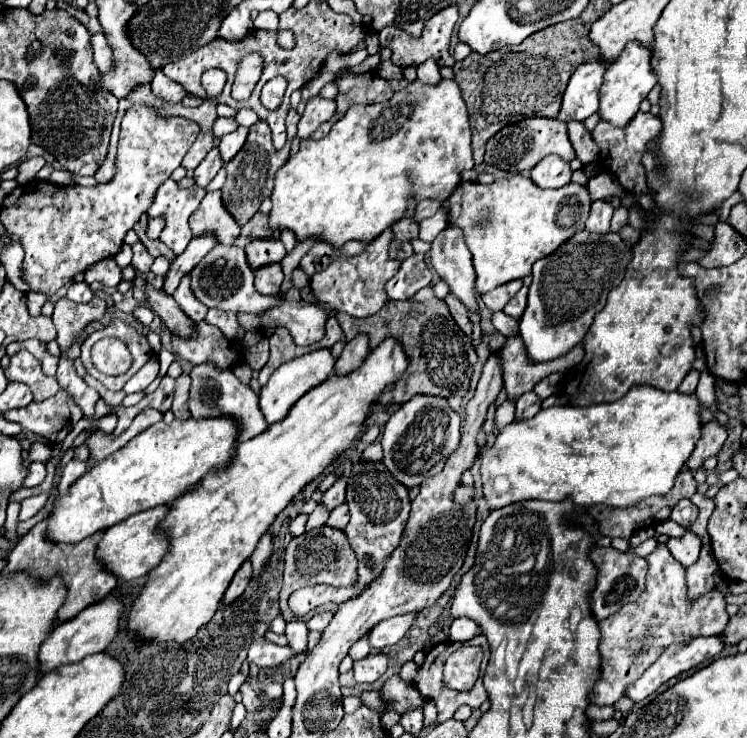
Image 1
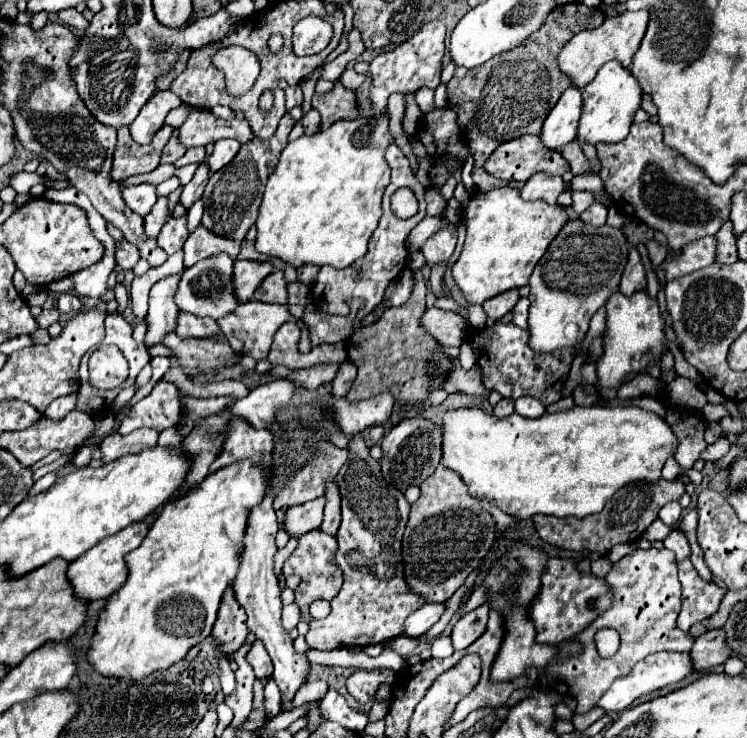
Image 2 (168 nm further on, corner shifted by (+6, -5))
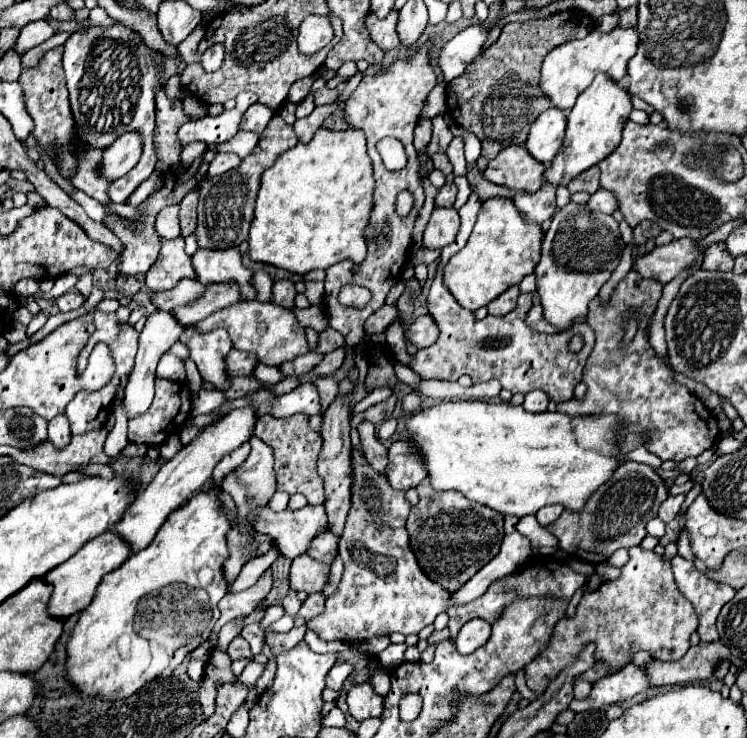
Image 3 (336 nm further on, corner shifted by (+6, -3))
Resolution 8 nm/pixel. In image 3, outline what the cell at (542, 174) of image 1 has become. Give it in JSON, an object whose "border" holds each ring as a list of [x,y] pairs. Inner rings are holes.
{"border":[[[543,185],[537,193],[517,193],[513,203],[527,223],[541,225],[555,213],[555,189],[551,185]]]}

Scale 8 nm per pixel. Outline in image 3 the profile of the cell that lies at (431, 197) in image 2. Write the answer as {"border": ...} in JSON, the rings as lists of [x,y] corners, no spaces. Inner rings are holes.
{"border":[[[445,185],[445,187],[439,189],[439,195],[435,199],[435,205],[437,207],[453,207],[455,195],[457,195],[457,187],[455,185]]]}

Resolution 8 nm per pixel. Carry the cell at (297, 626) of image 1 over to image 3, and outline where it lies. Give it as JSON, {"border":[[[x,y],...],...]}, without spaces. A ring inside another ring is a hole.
{"border":[[[289,589],[287,597],[283,599],[283,607],[285,607],[285,613],[287,613],[287,615],[291,615],[291,617],[297,615],[297,611],[299,611],[299,607],[301,607],[301,601],[297,599],[297,591]]]}

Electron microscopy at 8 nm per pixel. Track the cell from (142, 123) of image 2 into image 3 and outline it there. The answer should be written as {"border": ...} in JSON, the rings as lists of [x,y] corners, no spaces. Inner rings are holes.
{"border":[[[125,133],[121,139],[117,139],[111,147],[103,151],[99,169],[101,177],[115,181],[123,175],[127,175],[141,157],[141,135],[137,133]]]}

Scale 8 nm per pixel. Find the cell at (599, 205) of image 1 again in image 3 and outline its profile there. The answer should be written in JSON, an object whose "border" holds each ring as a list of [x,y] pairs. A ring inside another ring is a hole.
{"border":[[[603,187],[591,195],[587,205],[591,207],[591,211],[599,211],[599,213],[613,213],[615,209],[619,209],[617,197],[613,197],[613,191],[607,191]]]}

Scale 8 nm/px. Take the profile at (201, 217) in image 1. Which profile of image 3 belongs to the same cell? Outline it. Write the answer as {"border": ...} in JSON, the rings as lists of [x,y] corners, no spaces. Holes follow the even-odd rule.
{"border":[[[197,249],[193,255],[193,267],[201,279],[201,283],[235,283],[241,291],[241,301],[255,299],[257,291],[253,287],[253,271],[245,269],[241,263],[241,255],[237,249],[227,251],[207,251]]]}

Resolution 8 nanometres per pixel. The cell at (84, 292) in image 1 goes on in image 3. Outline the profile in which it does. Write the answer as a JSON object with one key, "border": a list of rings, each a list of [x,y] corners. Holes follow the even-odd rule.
{"border":[[[69,291],[65,295],[61,295],[57,301],[57,307],[61,313],[67,313],[67,311],[73,311],[73,309],[79,309],[83,303],[85,303],[85,297],[77,291]]]}

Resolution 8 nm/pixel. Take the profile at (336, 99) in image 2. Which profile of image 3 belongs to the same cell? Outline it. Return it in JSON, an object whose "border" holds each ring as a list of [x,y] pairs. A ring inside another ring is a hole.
{"border":[[[319,89],[315,93],[315,105],[327,105],[327,103],[333,103],[337,99],[337,89]]]}

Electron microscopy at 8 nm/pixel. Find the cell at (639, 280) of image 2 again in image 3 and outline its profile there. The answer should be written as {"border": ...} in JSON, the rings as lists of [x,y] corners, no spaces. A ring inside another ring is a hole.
{"border":[[[629,271],[625,275],[625,279],[617,283],[607,305],[601,303],[599,295],[597,295],[597,299],[593,299],[593,303],[589,303],[587,325],[595,331],[597,341],[595,341],[595,349],[593,349],[591,357],[587,359],[585,371],[583,371],[583,381],[587,385],[587,393],[583,399],[569,399],[565,403],[557,403],[557,411],[565,413],[565,415],[575,415],[575,417],[599,415],[599,413],[617,415],[617,419],[621,423],[619,425],[621,433],[647,433],[647,441],[645,441],[647,451],[655,453],[663,461],[671,459],[671,461],[679,463],[687,457],[699,457],[703,451],[711,449],[715,445],[715,439],[719,437],[719,427],[717,427],[715,415],[685,385],[679,385],[675,381],[673,369],[669,367],[669,363],[665,359],[661,359],[647,341],[647,325],[649,325],[651,315],[655,313],[661,291],[663,291],[661,283],[651,281],[651,279],[643,279],[637,271]],[[633,313],[639,321],[637,333],[635,333],[631,343],[623,343],[625,317],[629,317]]]}

